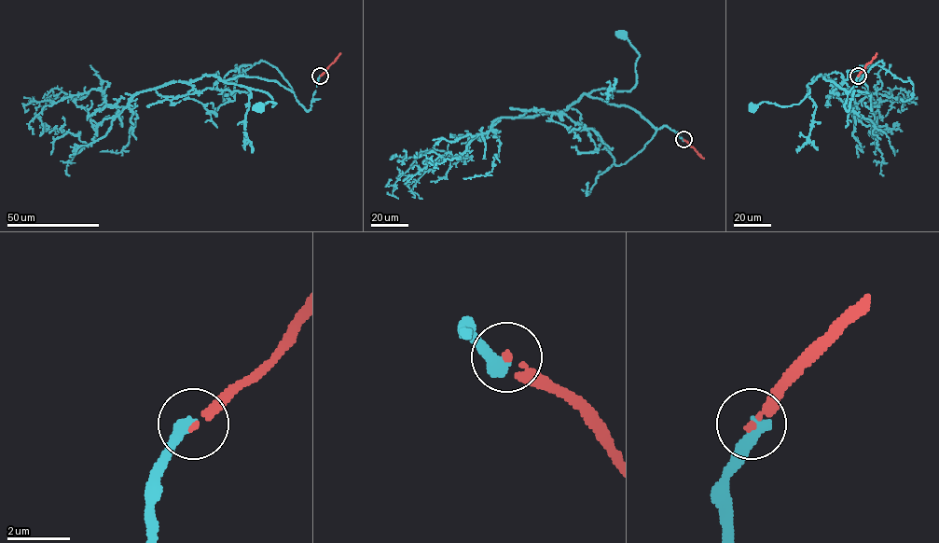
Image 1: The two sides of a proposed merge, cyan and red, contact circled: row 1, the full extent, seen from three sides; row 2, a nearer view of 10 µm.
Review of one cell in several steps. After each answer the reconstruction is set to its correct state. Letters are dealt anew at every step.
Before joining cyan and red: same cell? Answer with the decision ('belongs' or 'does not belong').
does not belong

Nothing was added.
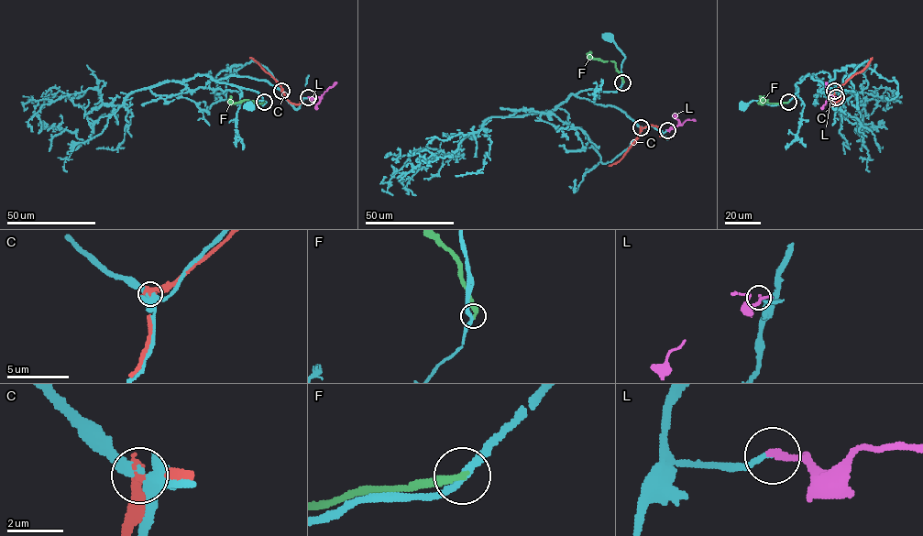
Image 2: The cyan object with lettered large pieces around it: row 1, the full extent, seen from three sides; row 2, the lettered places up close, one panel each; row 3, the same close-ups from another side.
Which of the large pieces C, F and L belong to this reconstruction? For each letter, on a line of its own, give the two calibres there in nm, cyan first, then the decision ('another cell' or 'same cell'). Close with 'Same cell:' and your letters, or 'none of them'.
C: 320 nm thick on the cyan side, 440 nm on the other; another cell
F: 280 nm thick on the cyan side, 320 nm on the other; another cell
L: 170 nm thick on the cyan side, 240 nm on the other; same cell
Same cell: L

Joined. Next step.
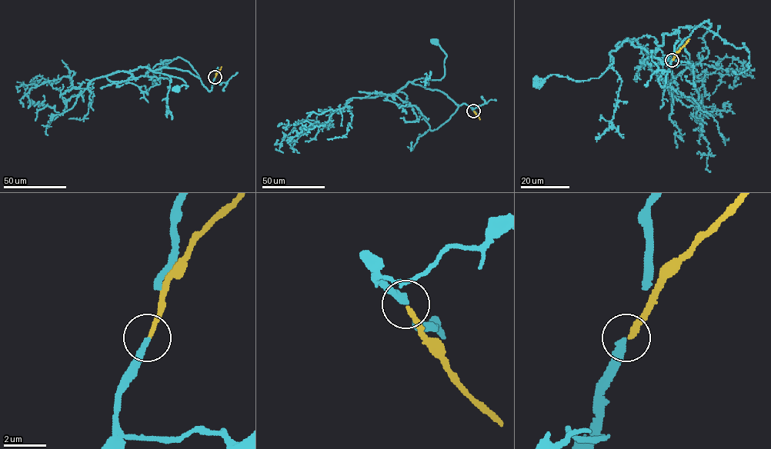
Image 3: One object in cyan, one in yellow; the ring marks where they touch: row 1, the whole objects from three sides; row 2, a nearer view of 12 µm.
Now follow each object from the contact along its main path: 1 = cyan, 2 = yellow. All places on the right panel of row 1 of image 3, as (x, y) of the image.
1: (672, 60), (662, 87), (662, 62), (624, 41), (598, 78), (551, 74), (535, 81)
2: (672, 60), (689, 39)

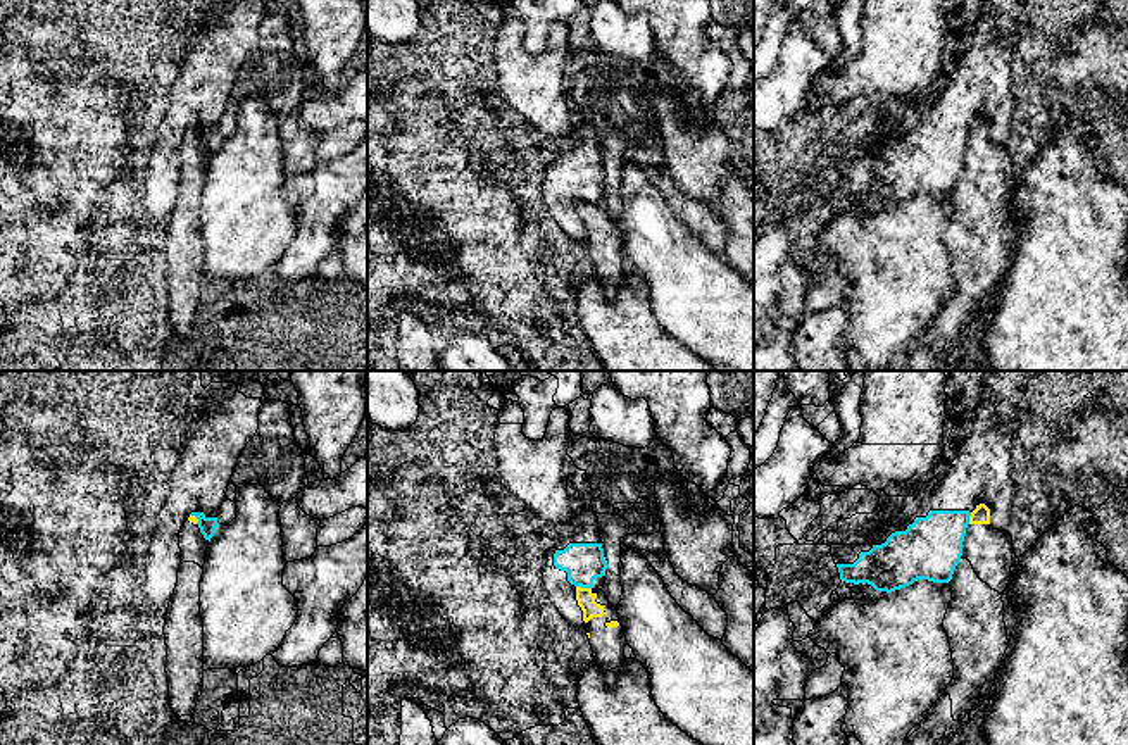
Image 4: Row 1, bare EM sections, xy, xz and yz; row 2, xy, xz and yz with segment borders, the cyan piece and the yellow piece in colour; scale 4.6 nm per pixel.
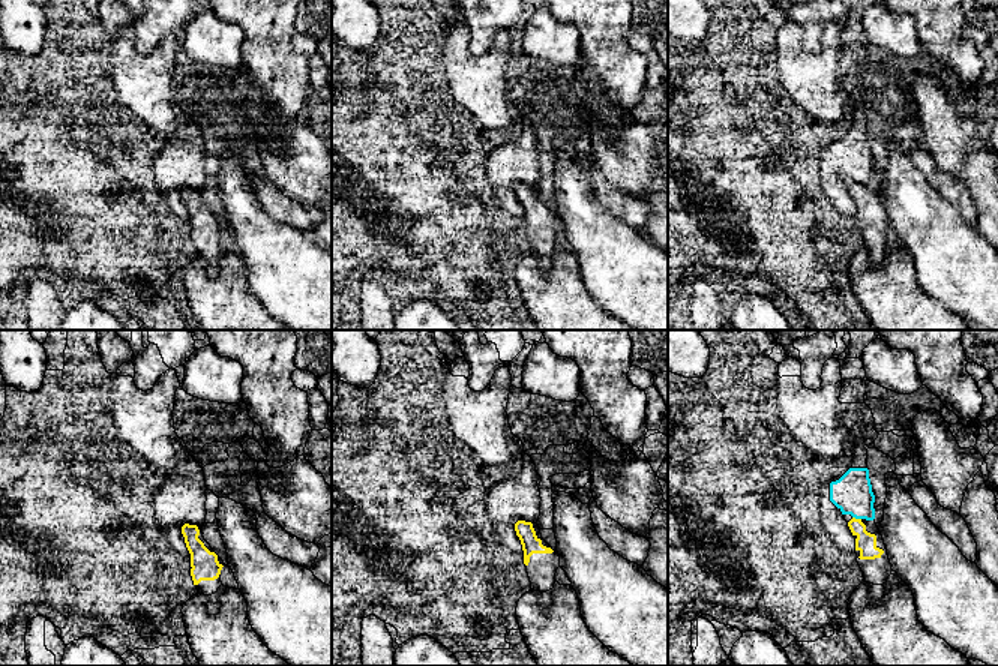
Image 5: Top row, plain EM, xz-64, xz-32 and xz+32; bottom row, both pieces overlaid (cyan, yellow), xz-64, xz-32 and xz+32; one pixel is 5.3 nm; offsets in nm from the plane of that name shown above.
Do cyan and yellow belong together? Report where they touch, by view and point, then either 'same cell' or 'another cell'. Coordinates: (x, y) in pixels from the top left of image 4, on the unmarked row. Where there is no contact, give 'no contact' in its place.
meets cyan in xz at (583, 200); another cell

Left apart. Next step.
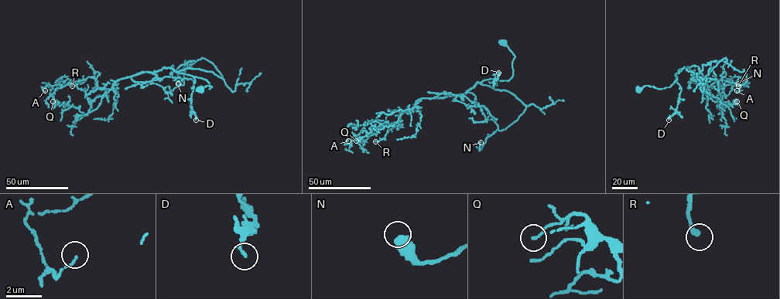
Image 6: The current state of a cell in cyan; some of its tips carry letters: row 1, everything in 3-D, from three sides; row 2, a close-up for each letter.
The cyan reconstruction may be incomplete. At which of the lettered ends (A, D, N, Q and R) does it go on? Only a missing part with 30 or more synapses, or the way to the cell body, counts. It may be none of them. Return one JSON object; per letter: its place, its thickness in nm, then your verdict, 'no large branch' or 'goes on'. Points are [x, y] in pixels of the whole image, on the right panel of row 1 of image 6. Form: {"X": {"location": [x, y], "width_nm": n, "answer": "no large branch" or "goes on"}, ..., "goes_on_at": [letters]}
{"A": {"location": [737, 90], "width_nm": 110, "answer": "no large branch"}, "D": {"location": [668, 120], "width_nm": 140, "answer": "no large branch"}, "N": {"location": [738, 83], "width_nm": 500, "answer": "no large branch"}, "Q": {"location": [737, 101], "width_nm": 110, "answer": "no large branch"}, "R": {"location": [738, 86], "width_nm": 280, "answer": "no large branch"}, "goes_on_at": []}

